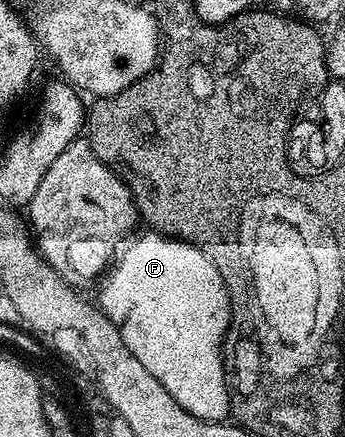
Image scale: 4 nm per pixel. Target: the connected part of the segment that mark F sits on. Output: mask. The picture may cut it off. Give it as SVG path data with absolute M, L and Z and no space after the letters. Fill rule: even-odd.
M146 231L143 237L137 237L123 253L121 250L112 268L101 278L102 290L96 296L96 304L112 319L128 351L148 367L152 376L160 379L164 391L168 391L184 411L205 421L220 421L226 412L226 397L219 381L218 345L223 341L220 334L230 318L231 308L226 284L206 254L186 249L186 245L171 244L158 231Z

